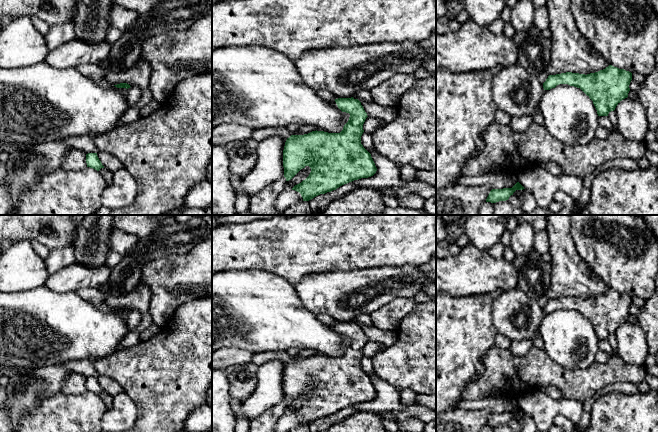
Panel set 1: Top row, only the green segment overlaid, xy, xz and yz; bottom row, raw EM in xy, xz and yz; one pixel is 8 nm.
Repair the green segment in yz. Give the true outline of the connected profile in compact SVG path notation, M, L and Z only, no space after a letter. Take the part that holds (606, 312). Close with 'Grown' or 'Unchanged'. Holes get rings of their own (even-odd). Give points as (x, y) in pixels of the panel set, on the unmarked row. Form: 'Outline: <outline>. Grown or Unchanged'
Outline: M609 289L587 299L572 296L549 299L543 307L543 312L550 314L559 308L580 312L593 325L598 340L608 340L628 321L631 304L631 296Z. Unchanged

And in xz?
Outline: M335 323L342 336L350 338L340 357L312 355L304 359L291 359L283 374L283 391L286 405L301 393L309 390L311 396L292 414L299 416L303 425L336 414L340 410L373 400L377 392L371 378L361 368L366 344L358 323Z. Unchanged

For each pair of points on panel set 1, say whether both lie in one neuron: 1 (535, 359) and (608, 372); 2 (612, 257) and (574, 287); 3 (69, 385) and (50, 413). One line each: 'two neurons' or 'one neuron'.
1: one neuron
2: two neurons
3: two neurons

